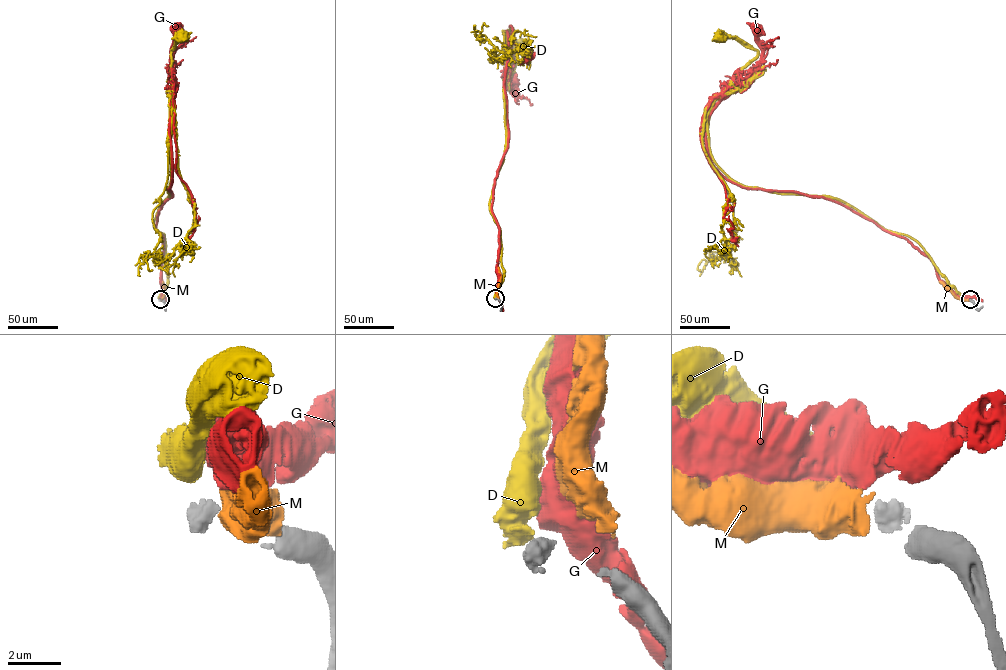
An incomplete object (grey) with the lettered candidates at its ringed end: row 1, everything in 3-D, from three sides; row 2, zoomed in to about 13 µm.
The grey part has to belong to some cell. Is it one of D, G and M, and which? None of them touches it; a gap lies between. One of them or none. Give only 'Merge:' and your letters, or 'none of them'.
Merge: D

